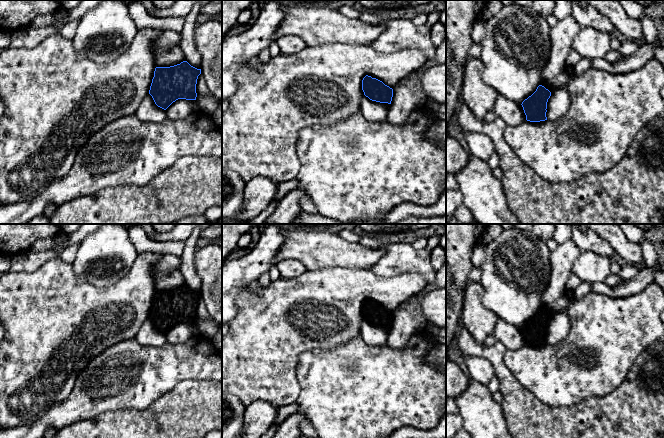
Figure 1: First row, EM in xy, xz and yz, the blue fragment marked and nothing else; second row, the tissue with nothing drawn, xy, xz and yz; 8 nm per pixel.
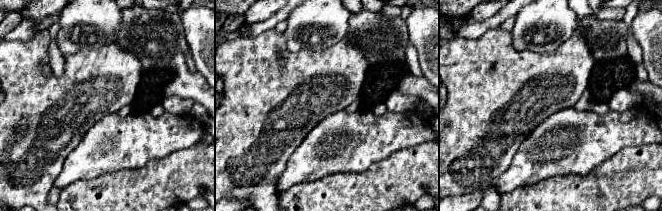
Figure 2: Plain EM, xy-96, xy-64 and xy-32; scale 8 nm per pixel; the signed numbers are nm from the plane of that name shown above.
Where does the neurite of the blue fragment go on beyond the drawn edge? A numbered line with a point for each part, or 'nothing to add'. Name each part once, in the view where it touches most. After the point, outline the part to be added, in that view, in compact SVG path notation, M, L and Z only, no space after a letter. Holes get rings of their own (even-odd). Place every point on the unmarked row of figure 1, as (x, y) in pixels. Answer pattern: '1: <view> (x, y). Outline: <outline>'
nothing to add

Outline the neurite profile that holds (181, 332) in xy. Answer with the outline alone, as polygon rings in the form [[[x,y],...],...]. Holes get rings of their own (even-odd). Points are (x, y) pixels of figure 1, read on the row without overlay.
[[[178,323],[166,333],[166,339],[168,343],[181,344],[198,334],[196,324]]]

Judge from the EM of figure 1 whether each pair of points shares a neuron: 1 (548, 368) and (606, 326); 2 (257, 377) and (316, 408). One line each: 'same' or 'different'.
1: same
2: different

